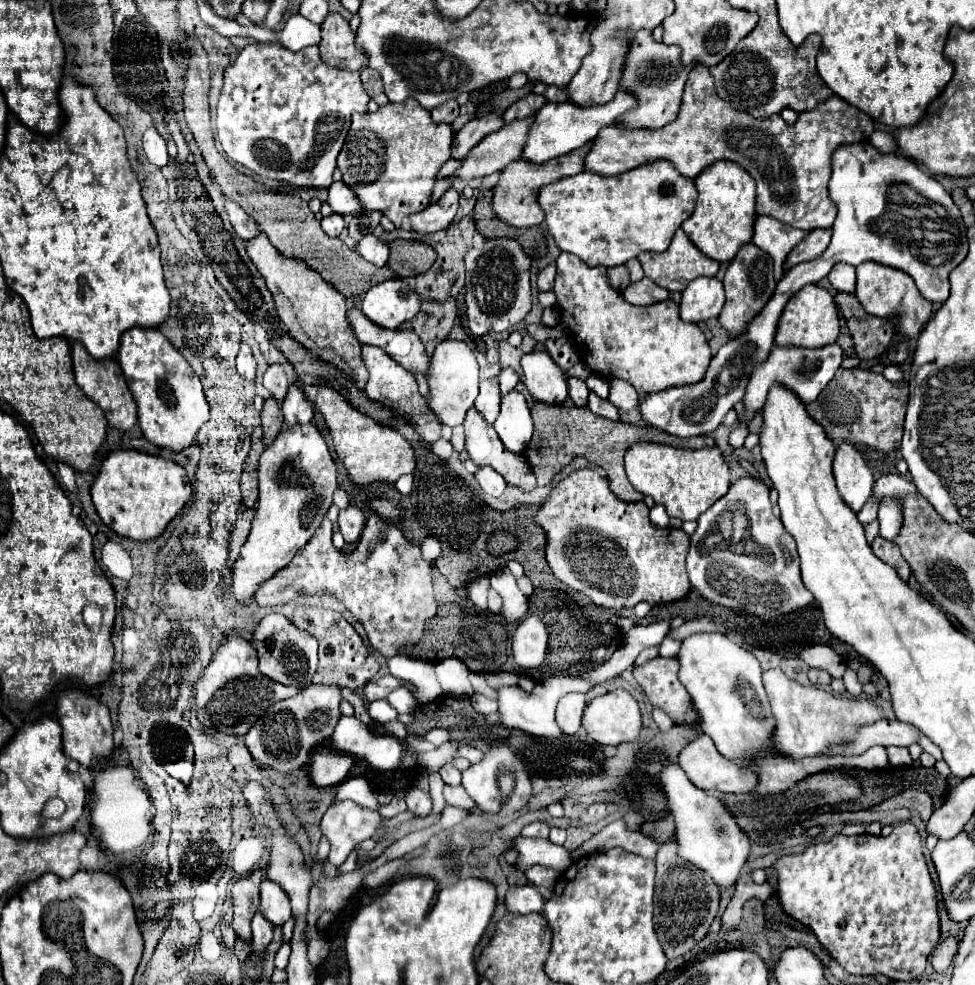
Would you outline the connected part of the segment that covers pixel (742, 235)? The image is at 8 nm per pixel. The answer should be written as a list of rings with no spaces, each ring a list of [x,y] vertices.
[[[715,163],[715,167],[709,167],[699,179],[695,179],[695,187],[699,191],[695,211],[683,221],[681,229],[701,253],[719,263],[729,263],[735,259],[739,247],[753,239],[753,223],[757,217],[755,181],[735,163]]]

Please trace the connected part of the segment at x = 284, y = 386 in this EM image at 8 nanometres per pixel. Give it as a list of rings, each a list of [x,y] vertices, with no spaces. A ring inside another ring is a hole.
[[[271,365],[265,375],[263,375],[263,385],[265,389],[271,391],[271,395],[283,403],[285,395],[287,395],[287,389],[289,389],[289,381],[287,381],[287,375],[285,375],[285,367],[283,365]]]

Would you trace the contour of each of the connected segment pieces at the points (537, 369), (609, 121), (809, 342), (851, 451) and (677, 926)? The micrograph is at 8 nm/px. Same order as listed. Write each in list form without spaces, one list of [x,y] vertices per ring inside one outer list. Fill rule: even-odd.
[[[527,353],[521,359],[523,383],[535,401],[561,405],[567,399],[567,377],[549,353]]]
[[[617,91],[615,99],[611,99],[611,103],[605,103],[603,107],[591,107],[591,111],[579,111],[579,107],[571,107],[571,103],[567,103],[567,101],[565,103],[545,103],[535,113],[535,121],[529,127],[527,141],[525,141],[525,147],[523,147],[519,159],[529,161],[529,163],[547,163],[549,159],[567,155],[575,149],[583,147],[585,143],[593,141],[597,137],[599,129],[613,125],[615,119],[621,113],[633,109],[635,103],[637,103],[637,99],[623,91]]]
[[[805,285],[799,293],[795,293],[789,299],[787,307],[783,309],[777,323],[775,343],[795,347],[823,347],[835,343],[837,335],[839,335],[839,313],[831,293],[819,285]]]
[[[841,443],[835,449],[833,475],[841,497],[847,501],[847,505],[851,505],[855,513],[859,513],[867,499],[873,495],[875,481],[871,469],[853,443]]]
[[[675,841],[663,843],[657,851],[655,861],[657,861],[657,879],[655,879],[655,899],[653,899],[655,901],[653,923],[655,923],[657,939],[665,951],[665,957],[671,961],[671,959],[677,959],[677,957],[685,955],[687,951],[691,951],[705,937],[705,933],[719,909],[719,893],[715,891],[715,883],[711,883],[711,879],[707,879],[703,875],[703,871],[699,871],[693,863],[687,863],[685,859],[681,859],[677,855]]]

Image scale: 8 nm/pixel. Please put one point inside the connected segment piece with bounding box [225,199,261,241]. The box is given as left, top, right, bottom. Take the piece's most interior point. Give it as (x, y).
(245, 227)

